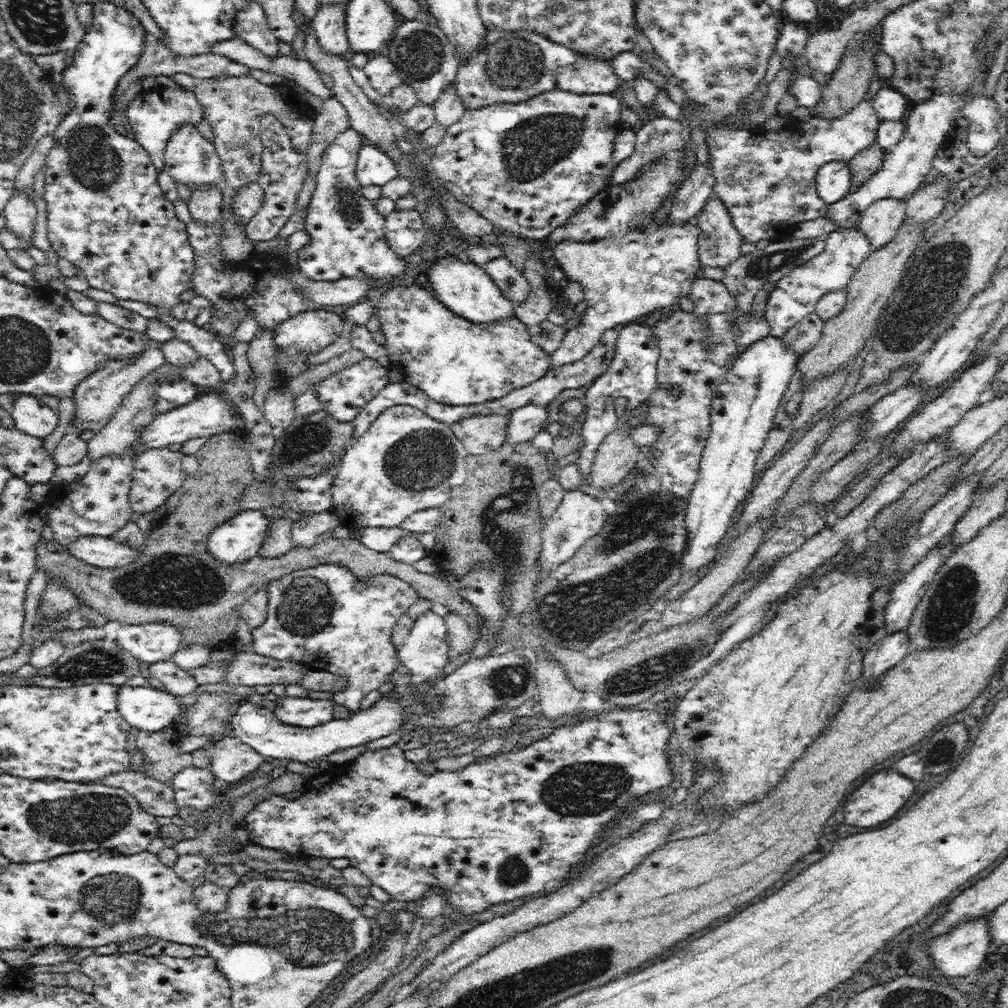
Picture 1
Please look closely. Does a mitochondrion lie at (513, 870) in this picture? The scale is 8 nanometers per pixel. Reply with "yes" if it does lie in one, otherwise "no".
yes

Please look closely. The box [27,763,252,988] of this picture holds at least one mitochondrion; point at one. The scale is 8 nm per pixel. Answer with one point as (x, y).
(111, 900)

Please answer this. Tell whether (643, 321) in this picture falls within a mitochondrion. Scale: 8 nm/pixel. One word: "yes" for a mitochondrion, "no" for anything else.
no

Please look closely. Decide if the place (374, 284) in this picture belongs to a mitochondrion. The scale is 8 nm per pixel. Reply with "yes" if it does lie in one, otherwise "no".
no

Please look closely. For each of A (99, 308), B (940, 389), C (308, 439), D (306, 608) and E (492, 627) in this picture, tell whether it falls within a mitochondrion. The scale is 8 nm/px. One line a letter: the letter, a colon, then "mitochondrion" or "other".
A: other
B: other
C: mitochondrion
D: mitochondrion
E: other

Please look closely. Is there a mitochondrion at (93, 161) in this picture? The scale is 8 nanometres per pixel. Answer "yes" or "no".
yes

